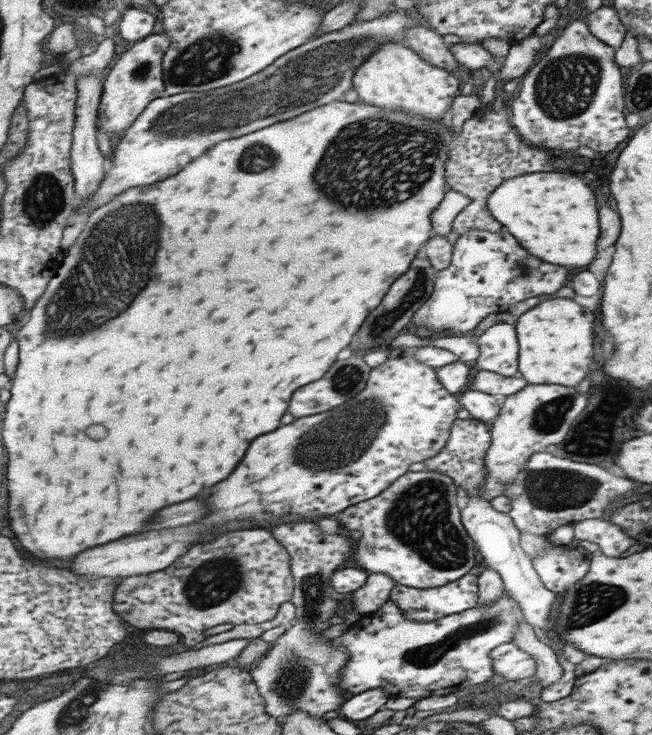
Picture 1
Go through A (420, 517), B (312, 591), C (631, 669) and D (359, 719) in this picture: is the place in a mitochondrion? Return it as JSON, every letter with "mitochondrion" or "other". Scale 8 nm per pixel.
{"A":"mitochondrion","B":"mitochondrion","C":"other","D":"other"}

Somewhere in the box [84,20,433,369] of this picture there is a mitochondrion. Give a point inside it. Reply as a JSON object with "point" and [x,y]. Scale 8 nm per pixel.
{"point":[300,82]}

